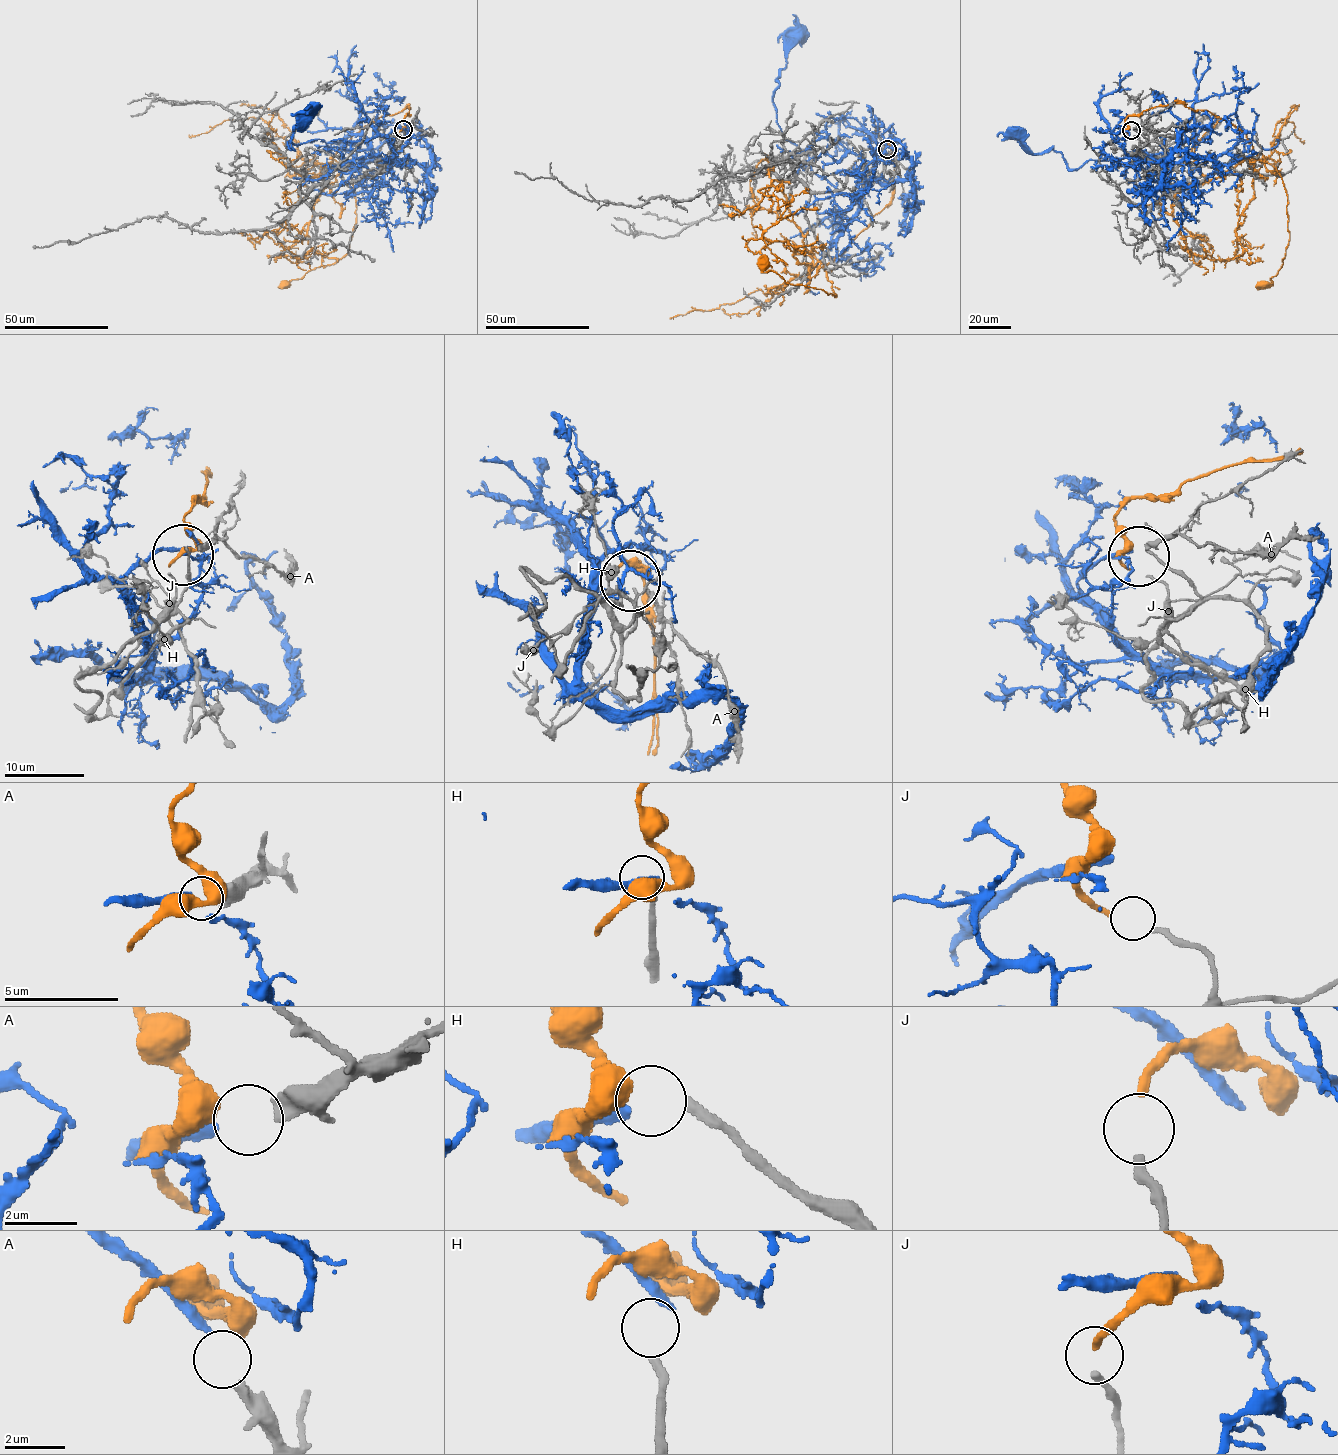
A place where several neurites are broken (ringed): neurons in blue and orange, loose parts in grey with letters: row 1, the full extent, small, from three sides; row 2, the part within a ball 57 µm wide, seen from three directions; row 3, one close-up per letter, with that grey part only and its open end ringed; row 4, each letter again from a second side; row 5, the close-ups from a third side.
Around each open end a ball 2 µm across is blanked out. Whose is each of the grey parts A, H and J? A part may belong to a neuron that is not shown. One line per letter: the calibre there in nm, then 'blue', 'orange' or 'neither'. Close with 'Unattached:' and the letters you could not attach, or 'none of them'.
A: calibre 480 nm; blue
H: calibre 300 nm; neither
J: calibre 280 nm; orange
Unattached: H

